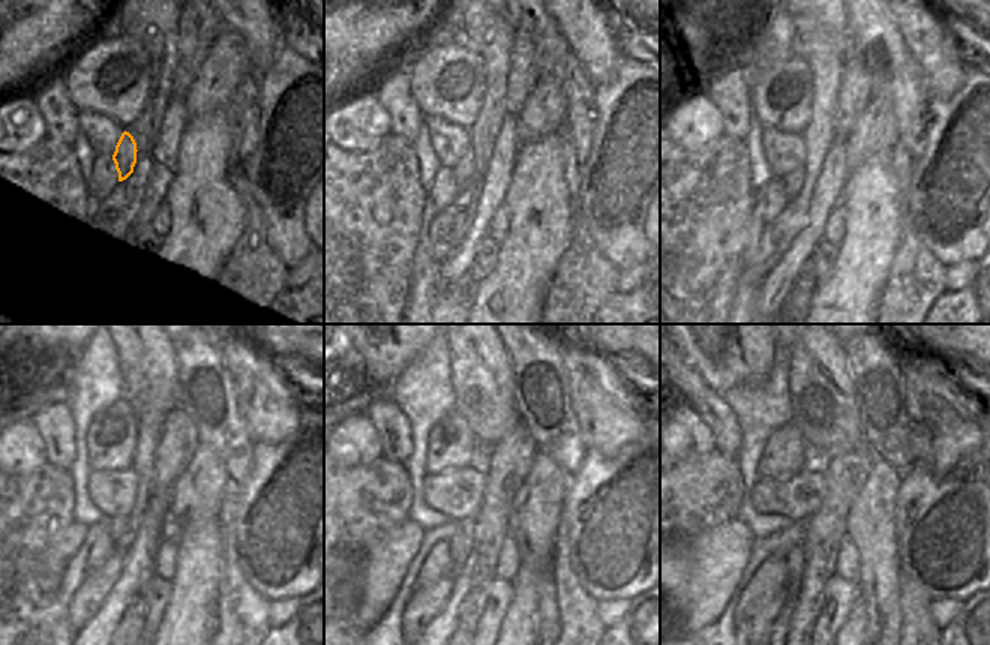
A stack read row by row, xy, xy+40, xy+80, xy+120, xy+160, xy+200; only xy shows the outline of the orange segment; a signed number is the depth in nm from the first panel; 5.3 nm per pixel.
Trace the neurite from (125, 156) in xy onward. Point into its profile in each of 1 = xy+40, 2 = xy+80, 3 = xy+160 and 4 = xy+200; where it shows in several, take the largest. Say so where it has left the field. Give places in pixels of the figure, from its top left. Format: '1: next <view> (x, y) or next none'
1: next xy+40 (462, 171)
2: next xy+80 (792, 182)
3: next xy+160 (459, 548)
4: next xy+200 (795, 558)

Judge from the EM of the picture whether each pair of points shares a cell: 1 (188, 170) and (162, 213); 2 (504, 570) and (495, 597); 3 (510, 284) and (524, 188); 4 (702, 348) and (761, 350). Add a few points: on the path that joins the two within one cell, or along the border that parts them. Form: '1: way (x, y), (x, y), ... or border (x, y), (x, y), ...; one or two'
1: border (164, 203), (168, 209), (168, 231), (159, 240); two
2: border (497, 578), (510, 582); two
3: way (524, 260), (524, 212); one
4: way (717, 348), (746, 350); one

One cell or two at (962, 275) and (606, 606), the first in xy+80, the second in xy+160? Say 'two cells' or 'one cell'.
one cell

